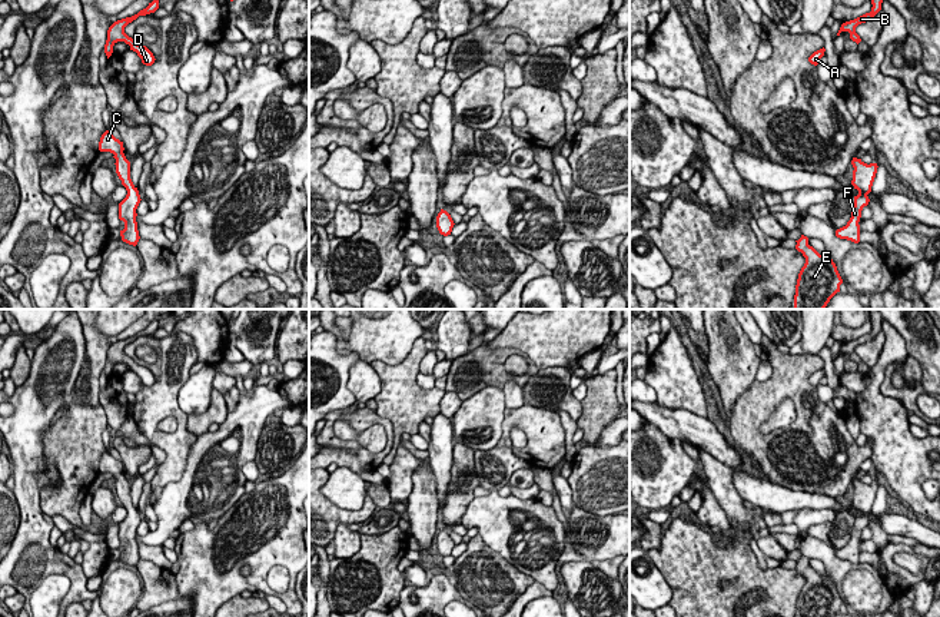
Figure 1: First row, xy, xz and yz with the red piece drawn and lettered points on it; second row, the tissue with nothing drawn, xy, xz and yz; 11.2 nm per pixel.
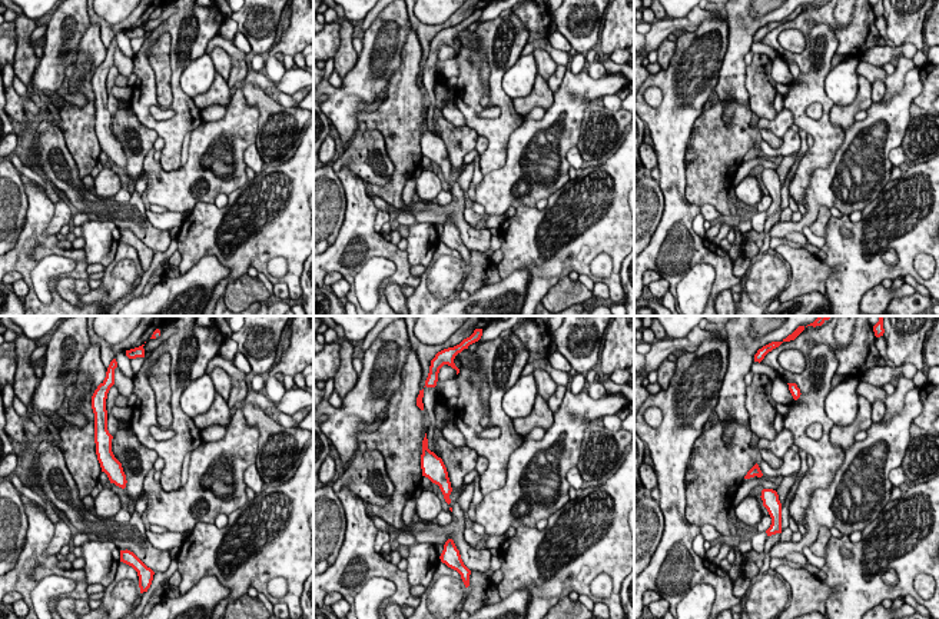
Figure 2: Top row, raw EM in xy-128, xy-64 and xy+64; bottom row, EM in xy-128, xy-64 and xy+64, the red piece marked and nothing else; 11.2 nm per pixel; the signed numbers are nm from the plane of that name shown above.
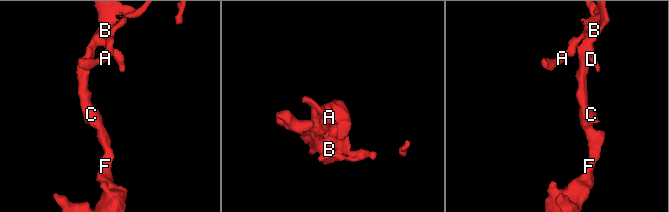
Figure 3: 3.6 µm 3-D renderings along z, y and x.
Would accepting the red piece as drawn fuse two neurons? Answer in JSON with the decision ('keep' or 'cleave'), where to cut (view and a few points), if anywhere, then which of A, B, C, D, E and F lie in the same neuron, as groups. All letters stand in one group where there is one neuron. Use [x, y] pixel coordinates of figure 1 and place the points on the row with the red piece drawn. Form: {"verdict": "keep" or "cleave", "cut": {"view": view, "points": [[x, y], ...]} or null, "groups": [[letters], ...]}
{"verdict": "keep", "cut": null, "groups": [["A", "B", "C", "D", "E", "F"]]}

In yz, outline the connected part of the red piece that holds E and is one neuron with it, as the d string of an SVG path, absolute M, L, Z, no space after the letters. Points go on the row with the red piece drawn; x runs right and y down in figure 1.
M801 235L795 249L803 253L806 263L795 285L794 309L824 309L830 299L840 292L843 279L831 256L820 255Z

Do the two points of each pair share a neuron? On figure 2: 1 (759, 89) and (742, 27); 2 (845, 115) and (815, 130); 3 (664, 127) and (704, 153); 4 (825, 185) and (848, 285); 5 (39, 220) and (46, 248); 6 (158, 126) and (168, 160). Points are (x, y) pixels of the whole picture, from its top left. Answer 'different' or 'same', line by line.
1: different
2: different
3: different
4: different
5: same
6: same

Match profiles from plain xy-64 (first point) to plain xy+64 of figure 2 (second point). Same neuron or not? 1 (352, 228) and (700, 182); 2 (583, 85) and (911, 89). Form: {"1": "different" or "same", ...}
{"1": "different", "2": "same"}

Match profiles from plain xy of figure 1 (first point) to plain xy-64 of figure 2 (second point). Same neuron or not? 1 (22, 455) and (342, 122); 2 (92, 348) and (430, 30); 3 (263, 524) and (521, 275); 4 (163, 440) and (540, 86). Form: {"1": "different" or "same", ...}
{"1": "same", "2": "same", "3": "different", "4": "different"}

